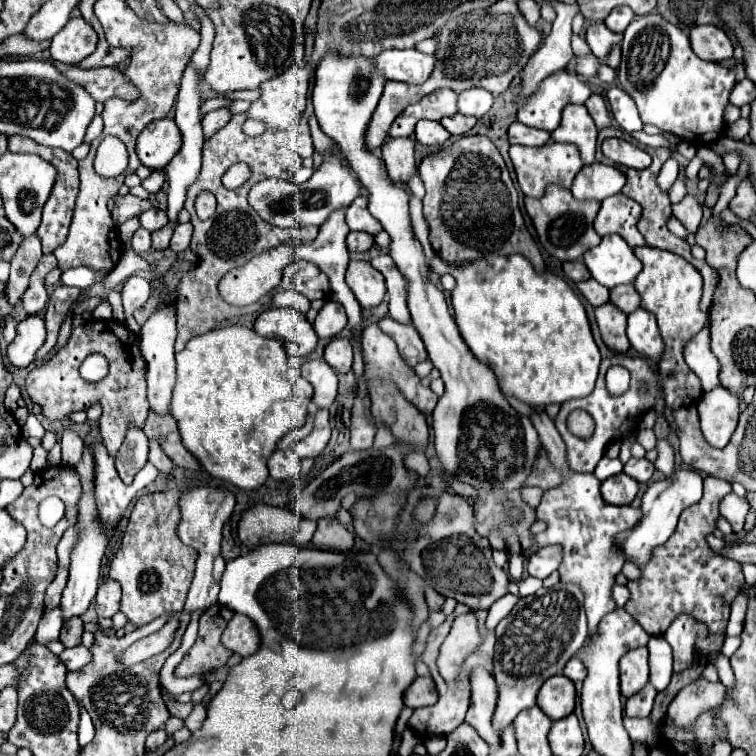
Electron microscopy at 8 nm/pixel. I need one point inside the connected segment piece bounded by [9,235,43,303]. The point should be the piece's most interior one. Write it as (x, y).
(25, 260)

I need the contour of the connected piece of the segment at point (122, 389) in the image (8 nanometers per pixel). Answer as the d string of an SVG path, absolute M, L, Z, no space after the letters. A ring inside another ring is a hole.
M93 321L77 325L63 349L59 349L51 359L35 367L25 381L25 389L35 405L41 407L41 413L49 421L61 421L67 415L75 411L83 411L93 403L101 403L103 415L101 415L101 437L105 447L109 449L111 457L117 455L125 431L129 423L137 423L137 427L143 427L145 417L149 413L147 403L147 385L145 385L145 361L139 357L139 337L129 333L123 325L115 321ZM91 353L101 353L109 361L109 373L105 379L97 383L89 383L81 379L79 367L85 357Z

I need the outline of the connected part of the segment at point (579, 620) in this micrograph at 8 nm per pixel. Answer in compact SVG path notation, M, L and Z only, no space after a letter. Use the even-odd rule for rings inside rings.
M557 583L555 589L541 587L537 593L517 601L513 611L495 629L493 677L497 681L499 699L493 715L493 729L499 737L523 709L535 705L539 687L549 677L563 671L565 663L583 647L587 635L583 595L577 585Z

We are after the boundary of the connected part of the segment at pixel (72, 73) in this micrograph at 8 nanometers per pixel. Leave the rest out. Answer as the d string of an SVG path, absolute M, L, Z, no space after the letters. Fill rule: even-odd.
M69 67L65 77L73 79L77 85L85 87L95 101L107 101L111 97L119 97L125 101L137 101L141 97L139 89L133 87L125 73L117 67L101 67L101 69L81 69Z

